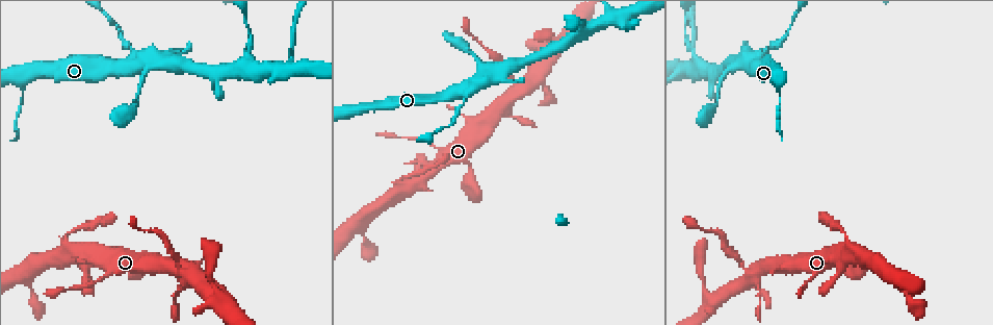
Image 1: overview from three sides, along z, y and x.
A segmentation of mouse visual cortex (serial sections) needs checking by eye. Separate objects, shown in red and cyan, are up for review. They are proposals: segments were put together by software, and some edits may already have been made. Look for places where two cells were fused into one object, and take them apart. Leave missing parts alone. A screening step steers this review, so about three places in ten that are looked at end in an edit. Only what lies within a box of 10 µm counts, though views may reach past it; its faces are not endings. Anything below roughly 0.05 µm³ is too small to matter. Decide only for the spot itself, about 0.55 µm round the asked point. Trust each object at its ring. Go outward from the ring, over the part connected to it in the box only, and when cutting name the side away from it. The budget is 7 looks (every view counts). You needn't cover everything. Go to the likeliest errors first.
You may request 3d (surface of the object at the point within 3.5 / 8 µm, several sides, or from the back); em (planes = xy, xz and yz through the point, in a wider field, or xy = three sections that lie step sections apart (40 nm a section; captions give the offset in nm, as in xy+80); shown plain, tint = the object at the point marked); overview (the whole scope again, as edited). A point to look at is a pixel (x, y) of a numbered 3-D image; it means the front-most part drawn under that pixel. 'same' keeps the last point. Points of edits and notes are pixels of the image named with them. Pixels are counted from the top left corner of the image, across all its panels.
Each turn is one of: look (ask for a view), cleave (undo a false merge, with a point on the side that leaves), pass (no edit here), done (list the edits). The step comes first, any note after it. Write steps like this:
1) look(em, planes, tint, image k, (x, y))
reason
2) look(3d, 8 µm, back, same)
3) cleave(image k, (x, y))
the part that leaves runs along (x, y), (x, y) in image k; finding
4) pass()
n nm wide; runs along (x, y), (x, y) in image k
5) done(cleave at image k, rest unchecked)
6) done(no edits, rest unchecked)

look(3d, 8 µm, image 1, (755, 272))
a fork

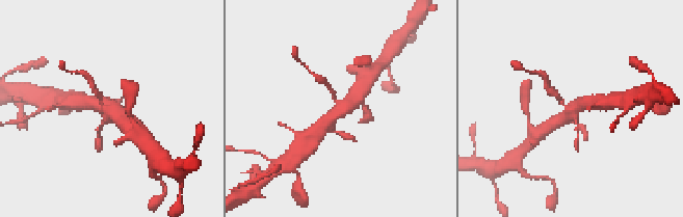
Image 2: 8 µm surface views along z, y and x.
look(em, xy, step 2, tint, same)
shape alone is not enough

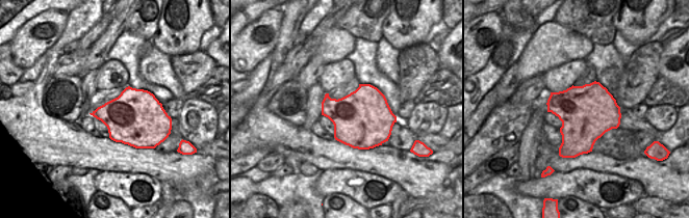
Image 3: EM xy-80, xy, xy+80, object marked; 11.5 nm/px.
cleave(image 2, (551, 92))
the part that leaves runs along (562, 103), (541, 73) in image 2; two cells meet here

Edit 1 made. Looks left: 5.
look(overview)

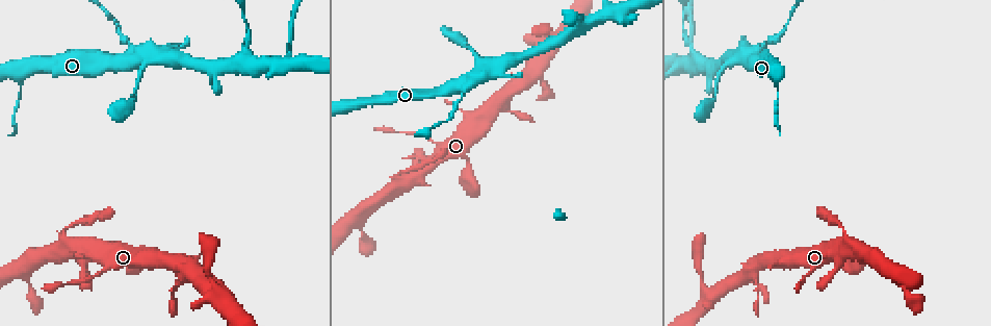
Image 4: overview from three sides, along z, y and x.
look(3d, 3.5 µm, image 4, (127, 44))
calibre changes

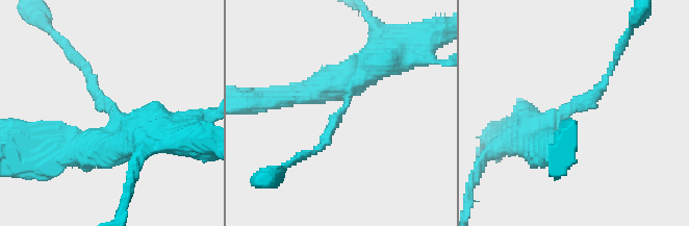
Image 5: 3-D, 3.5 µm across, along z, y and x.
look(em, xy, step 1, tint, image 5, (111, 113))
3 arms; arms of 150, 400, 450 nm; now the EM

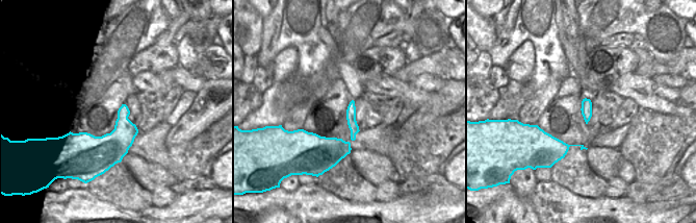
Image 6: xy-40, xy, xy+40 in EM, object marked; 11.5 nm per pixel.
pass()
continuous, no second cell

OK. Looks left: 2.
look(3d, 3.5 µm, image 4, (288, 46))
thick turns thin

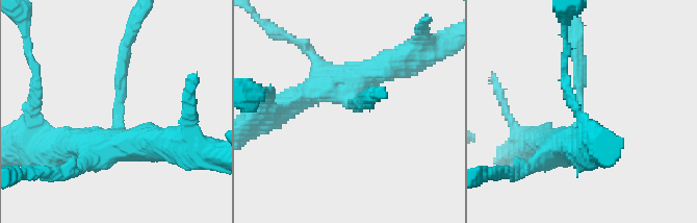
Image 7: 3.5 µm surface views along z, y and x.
look(em, xy, step 1, tint, image 7, (351, 105))
arms of 200, 450 nm; need the tissue

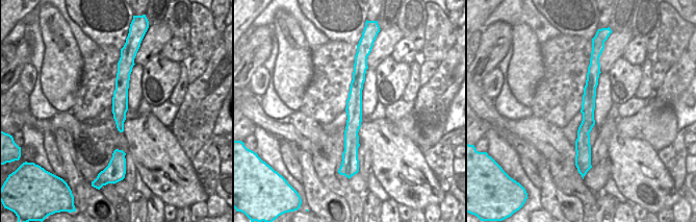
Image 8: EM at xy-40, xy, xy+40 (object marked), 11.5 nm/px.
cleave(image 7, (121, 64))
190 nm wide; the part that leaves runs along (121, 102), (124, 48), (137, 19) in image 7; two cells meet here

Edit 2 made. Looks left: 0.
done(cleave at image 2, cleave at image 7, rest unchecked)

